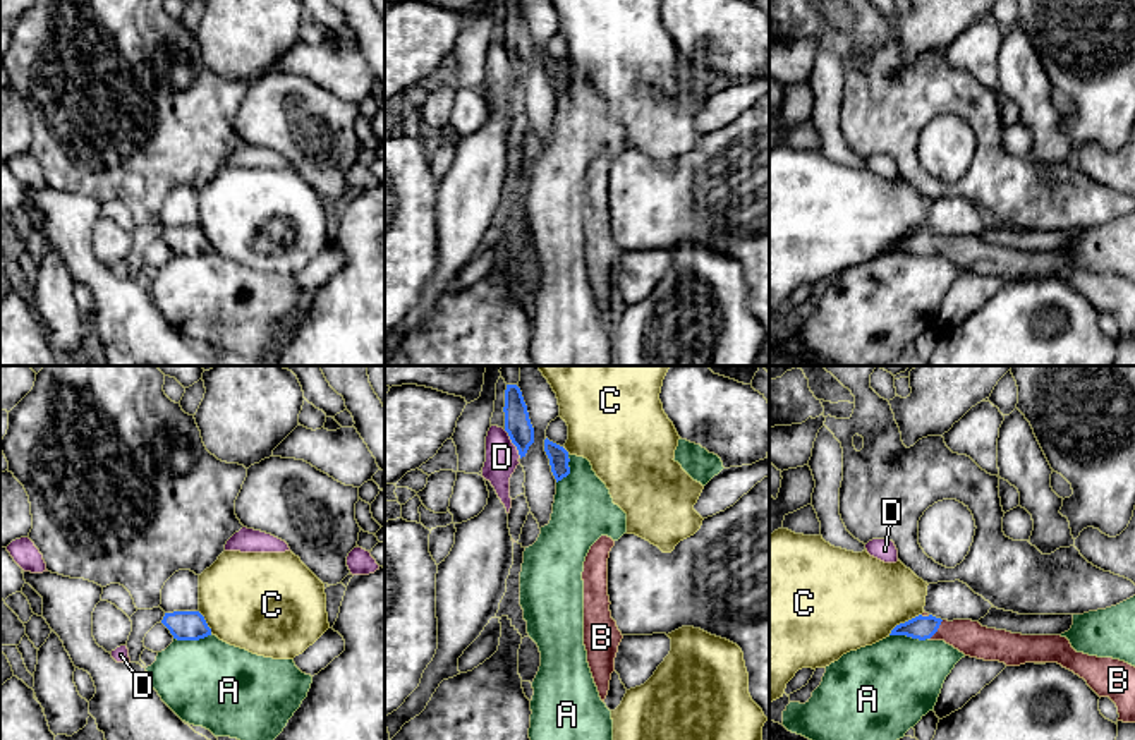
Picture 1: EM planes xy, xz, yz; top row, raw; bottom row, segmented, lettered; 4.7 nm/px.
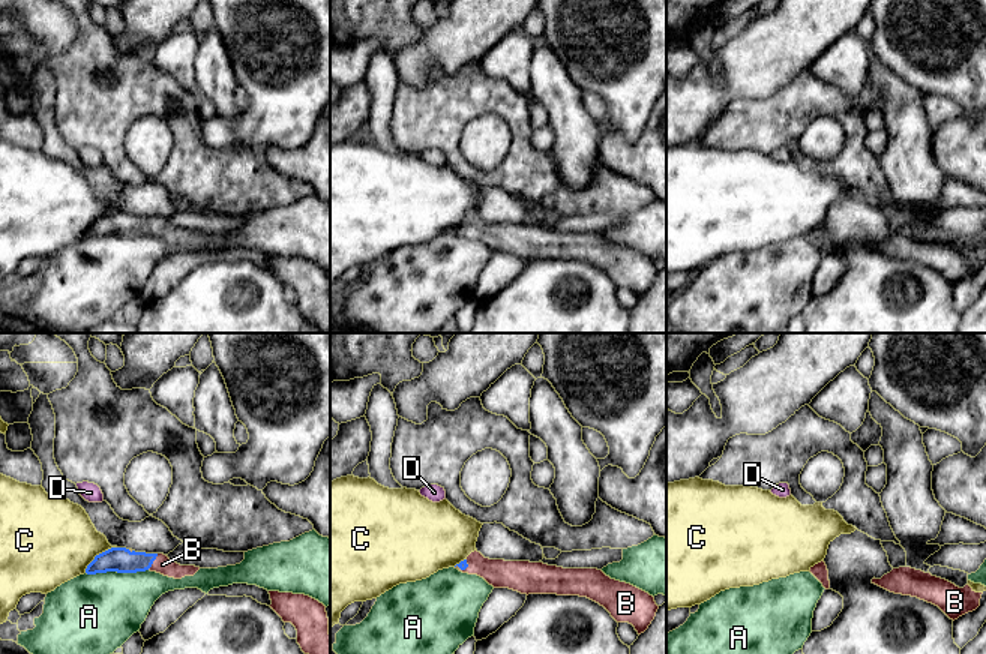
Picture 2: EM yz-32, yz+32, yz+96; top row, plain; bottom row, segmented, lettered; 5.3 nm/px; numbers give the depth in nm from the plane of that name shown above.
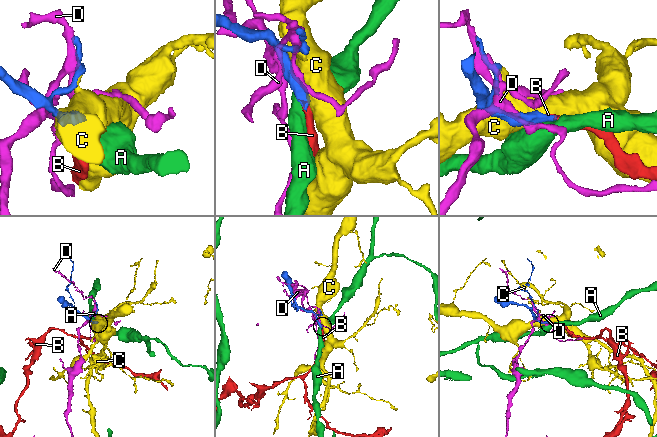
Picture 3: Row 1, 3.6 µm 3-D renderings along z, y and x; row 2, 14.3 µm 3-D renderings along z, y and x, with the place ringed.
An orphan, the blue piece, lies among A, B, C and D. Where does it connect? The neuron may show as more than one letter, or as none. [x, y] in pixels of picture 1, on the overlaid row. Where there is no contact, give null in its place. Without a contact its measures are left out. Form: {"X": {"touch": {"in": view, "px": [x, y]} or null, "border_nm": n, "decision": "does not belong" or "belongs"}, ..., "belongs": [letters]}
{"A": {"touch": {"in": "yz", "px": [909, 636]}, "border_nm": 190, "decision": "does not belong"}, "B": {"touch": {"in": "yz", "px": [936, 630]}, "border_nm": 120, "decision": "belongs"}, "C": {"touch": {"in": "yz", "px": [905, 622]}, "border_nm": 190, "decision": "does not belong"}, "D": {"touch": {"in": "xz", "px": [512, 442]}, "border_nm": 160, "decision": "does not belong"}, "belongs": ["B"]}

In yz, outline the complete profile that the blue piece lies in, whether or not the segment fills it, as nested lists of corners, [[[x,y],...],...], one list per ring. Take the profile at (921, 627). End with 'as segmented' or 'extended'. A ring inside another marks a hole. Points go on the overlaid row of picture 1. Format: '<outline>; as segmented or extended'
[[[926,611],[896,625],[889,635],[944,640],[965,656],[1006,666],[1058,663],[1083,678],[1099,697],[1109,697],[1118,707],[1118,721],[1135,723],[1135,666],[1077,652],[1066,637],[1011,634],[972,620],[941,620]]]; extended

